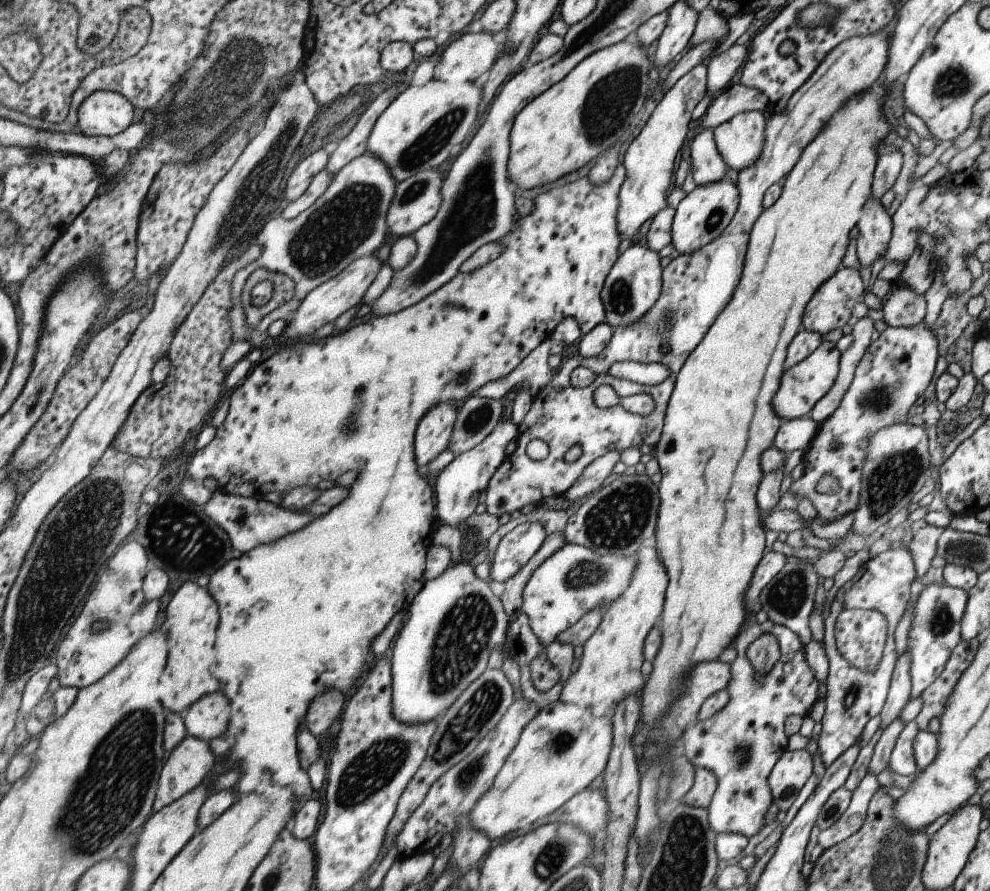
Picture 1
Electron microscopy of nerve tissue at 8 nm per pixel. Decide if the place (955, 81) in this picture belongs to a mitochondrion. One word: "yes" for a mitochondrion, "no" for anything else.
yes

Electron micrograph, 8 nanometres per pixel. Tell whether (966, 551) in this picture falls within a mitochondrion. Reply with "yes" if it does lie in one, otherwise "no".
yes

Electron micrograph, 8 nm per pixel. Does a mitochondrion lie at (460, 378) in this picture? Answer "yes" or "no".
yes

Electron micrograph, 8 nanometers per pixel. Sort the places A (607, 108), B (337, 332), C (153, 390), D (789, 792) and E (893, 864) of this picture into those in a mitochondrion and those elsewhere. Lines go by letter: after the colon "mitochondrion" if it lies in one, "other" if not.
A: mitochondrion
B: other
C: other
D: mitochondrion
E: mitochondrion

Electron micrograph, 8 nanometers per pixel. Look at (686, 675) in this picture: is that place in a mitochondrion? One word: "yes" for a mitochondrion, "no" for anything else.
no

